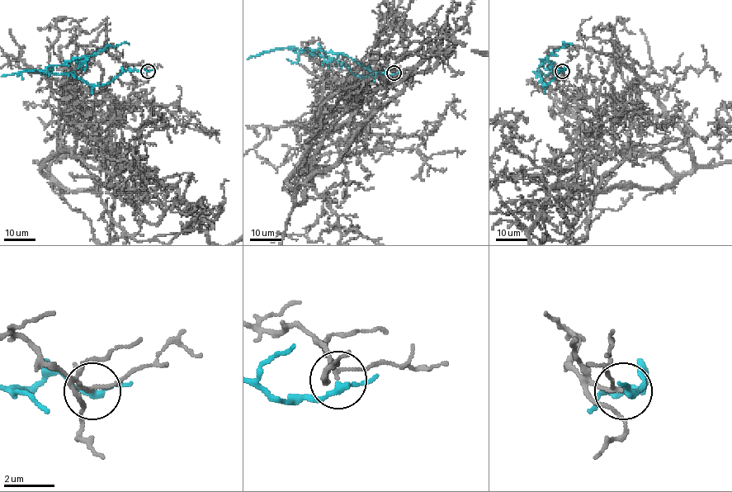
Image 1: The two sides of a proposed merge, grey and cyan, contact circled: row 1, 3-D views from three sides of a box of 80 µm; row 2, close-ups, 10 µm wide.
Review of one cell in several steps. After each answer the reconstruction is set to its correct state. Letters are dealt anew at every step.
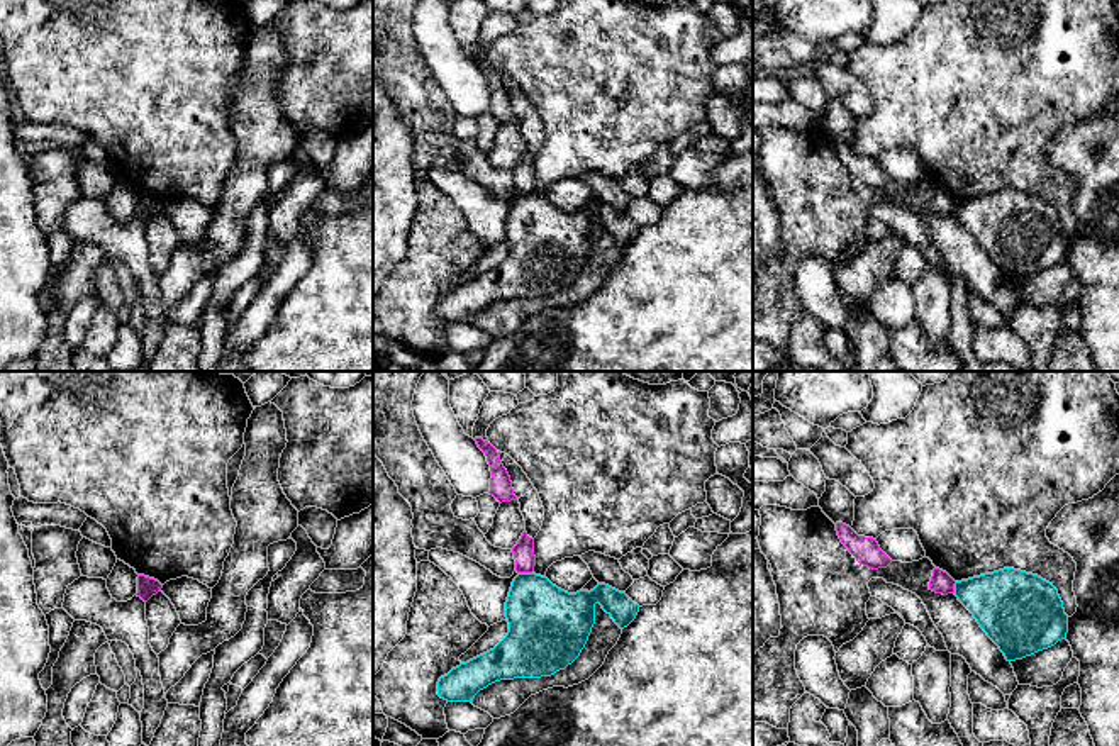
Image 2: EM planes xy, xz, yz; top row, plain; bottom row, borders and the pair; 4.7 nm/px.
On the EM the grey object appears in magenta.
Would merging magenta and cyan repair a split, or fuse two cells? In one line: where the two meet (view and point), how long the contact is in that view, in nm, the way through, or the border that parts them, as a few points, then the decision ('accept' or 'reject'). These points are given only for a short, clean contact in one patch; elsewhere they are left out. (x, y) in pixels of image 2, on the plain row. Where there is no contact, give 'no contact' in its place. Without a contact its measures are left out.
contact xz (526, 192); length 60 nm; reject

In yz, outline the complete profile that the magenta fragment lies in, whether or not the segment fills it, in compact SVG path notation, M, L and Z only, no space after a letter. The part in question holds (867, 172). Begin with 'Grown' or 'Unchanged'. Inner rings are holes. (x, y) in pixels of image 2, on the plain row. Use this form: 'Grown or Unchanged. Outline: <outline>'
Unchanged. Outline: M836 142L841 163L856 178L856 181L870 190L887 188L892 180L880 170L877 159L858 156L849 146Z

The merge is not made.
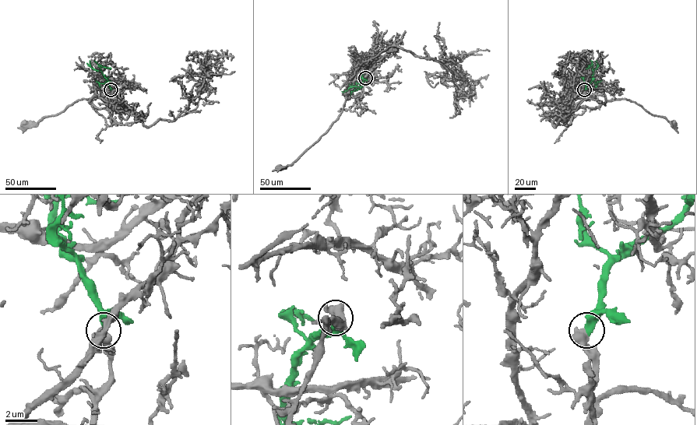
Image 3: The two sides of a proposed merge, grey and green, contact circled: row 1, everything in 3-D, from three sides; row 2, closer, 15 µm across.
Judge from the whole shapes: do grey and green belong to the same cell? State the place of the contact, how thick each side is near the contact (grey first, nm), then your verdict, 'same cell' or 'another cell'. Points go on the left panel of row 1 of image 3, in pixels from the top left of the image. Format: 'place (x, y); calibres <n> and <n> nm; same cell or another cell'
place (110, 89); calibres 650 and 400 nm; same cell

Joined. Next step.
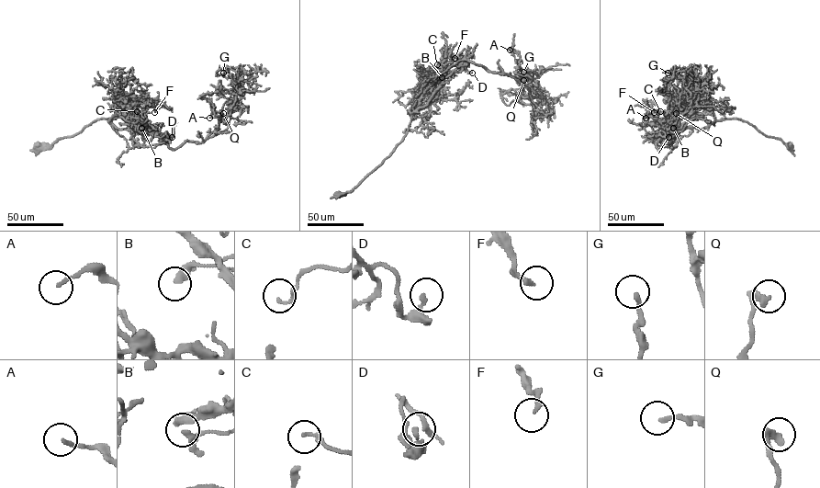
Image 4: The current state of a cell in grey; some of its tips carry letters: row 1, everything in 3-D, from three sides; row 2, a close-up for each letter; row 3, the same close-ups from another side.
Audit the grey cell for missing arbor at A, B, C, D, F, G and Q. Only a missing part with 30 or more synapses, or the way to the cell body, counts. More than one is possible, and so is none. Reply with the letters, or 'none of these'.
none of these

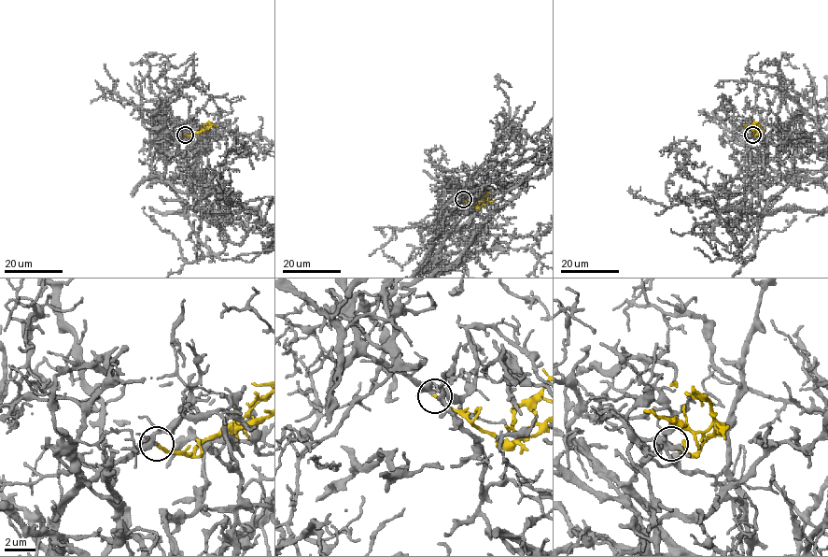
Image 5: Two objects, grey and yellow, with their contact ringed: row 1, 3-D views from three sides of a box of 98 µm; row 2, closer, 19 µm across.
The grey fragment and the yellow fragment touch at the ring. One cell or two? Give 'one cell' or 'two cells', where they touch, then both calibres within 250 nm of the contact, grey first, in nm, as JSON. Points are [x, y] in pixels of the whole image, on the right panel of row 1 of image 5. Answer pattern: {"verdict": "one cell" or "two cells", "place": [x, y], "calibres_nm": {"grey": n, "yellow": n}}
{"verdict": "one cell", "place": [752, 135], "calibres_nm": {"grey": 300, "yellow": 200}}

